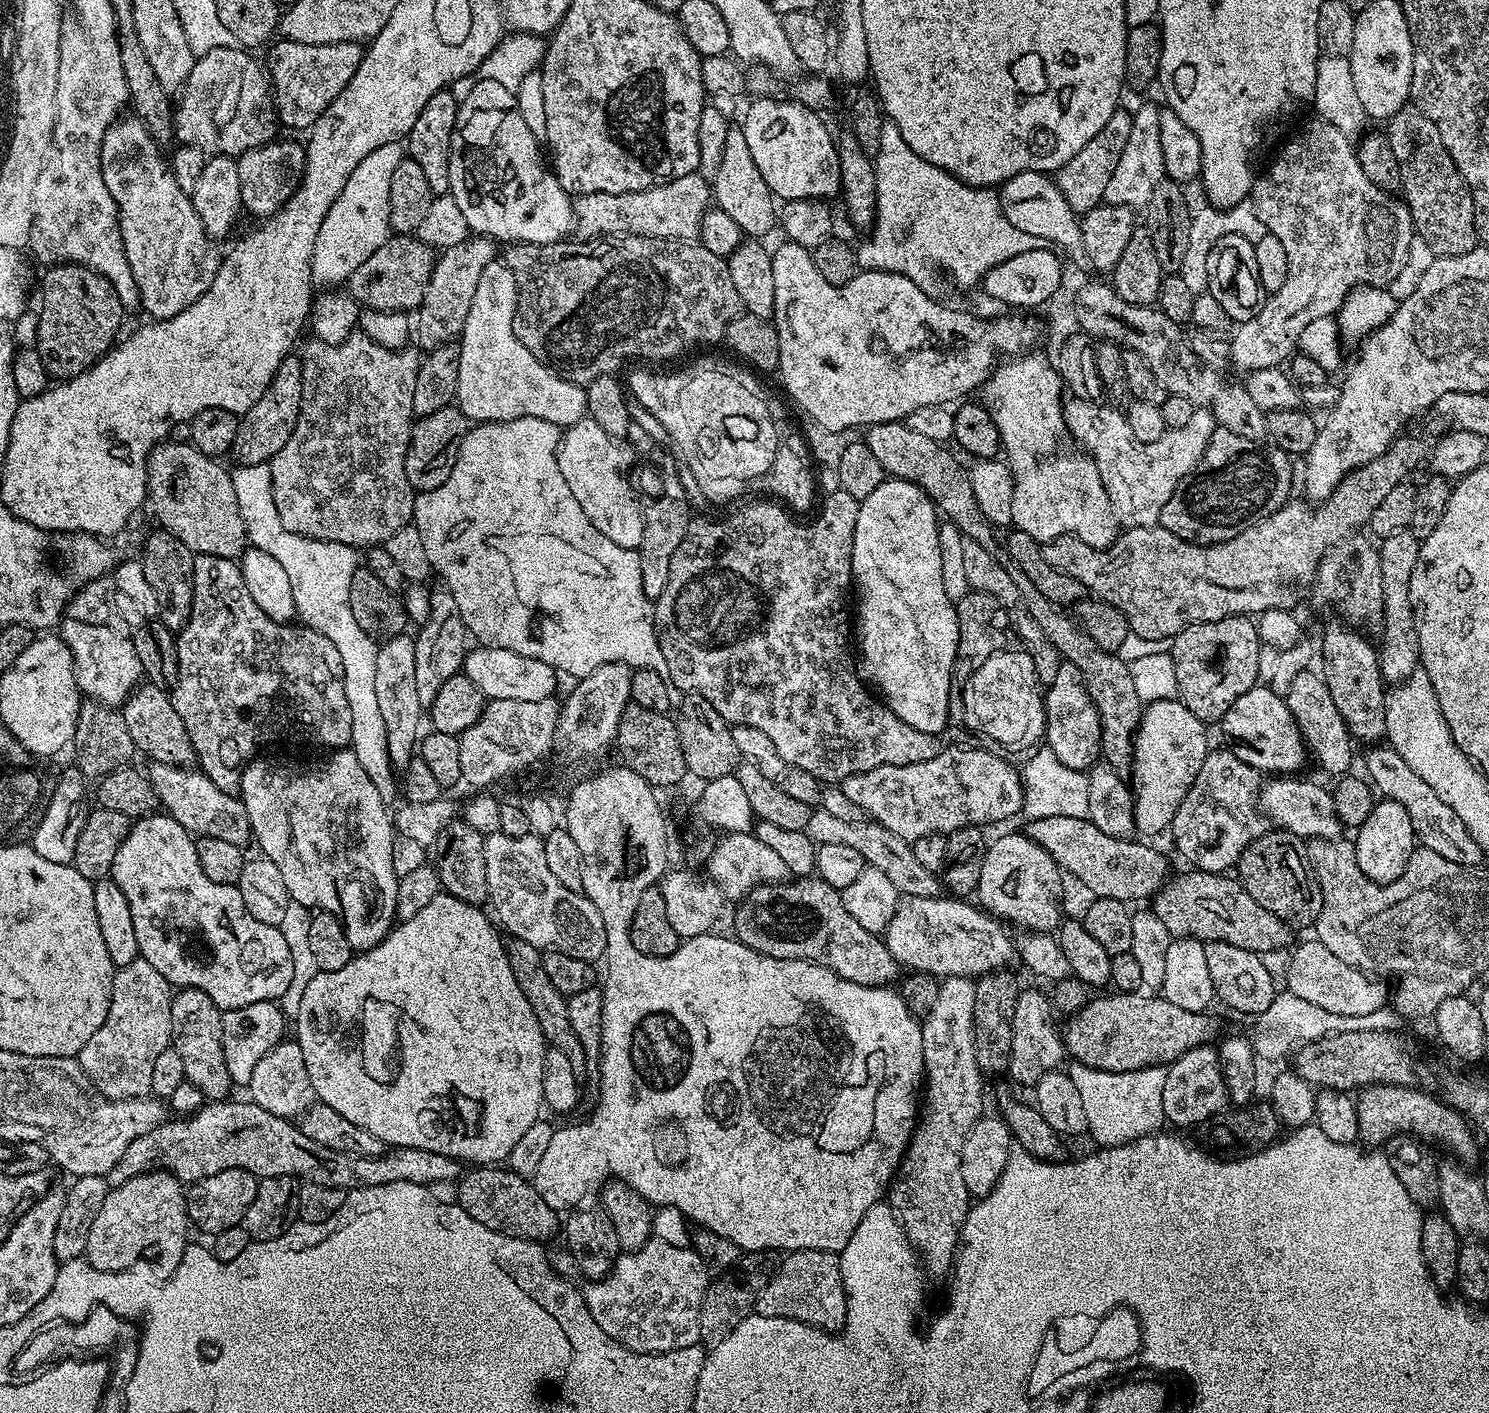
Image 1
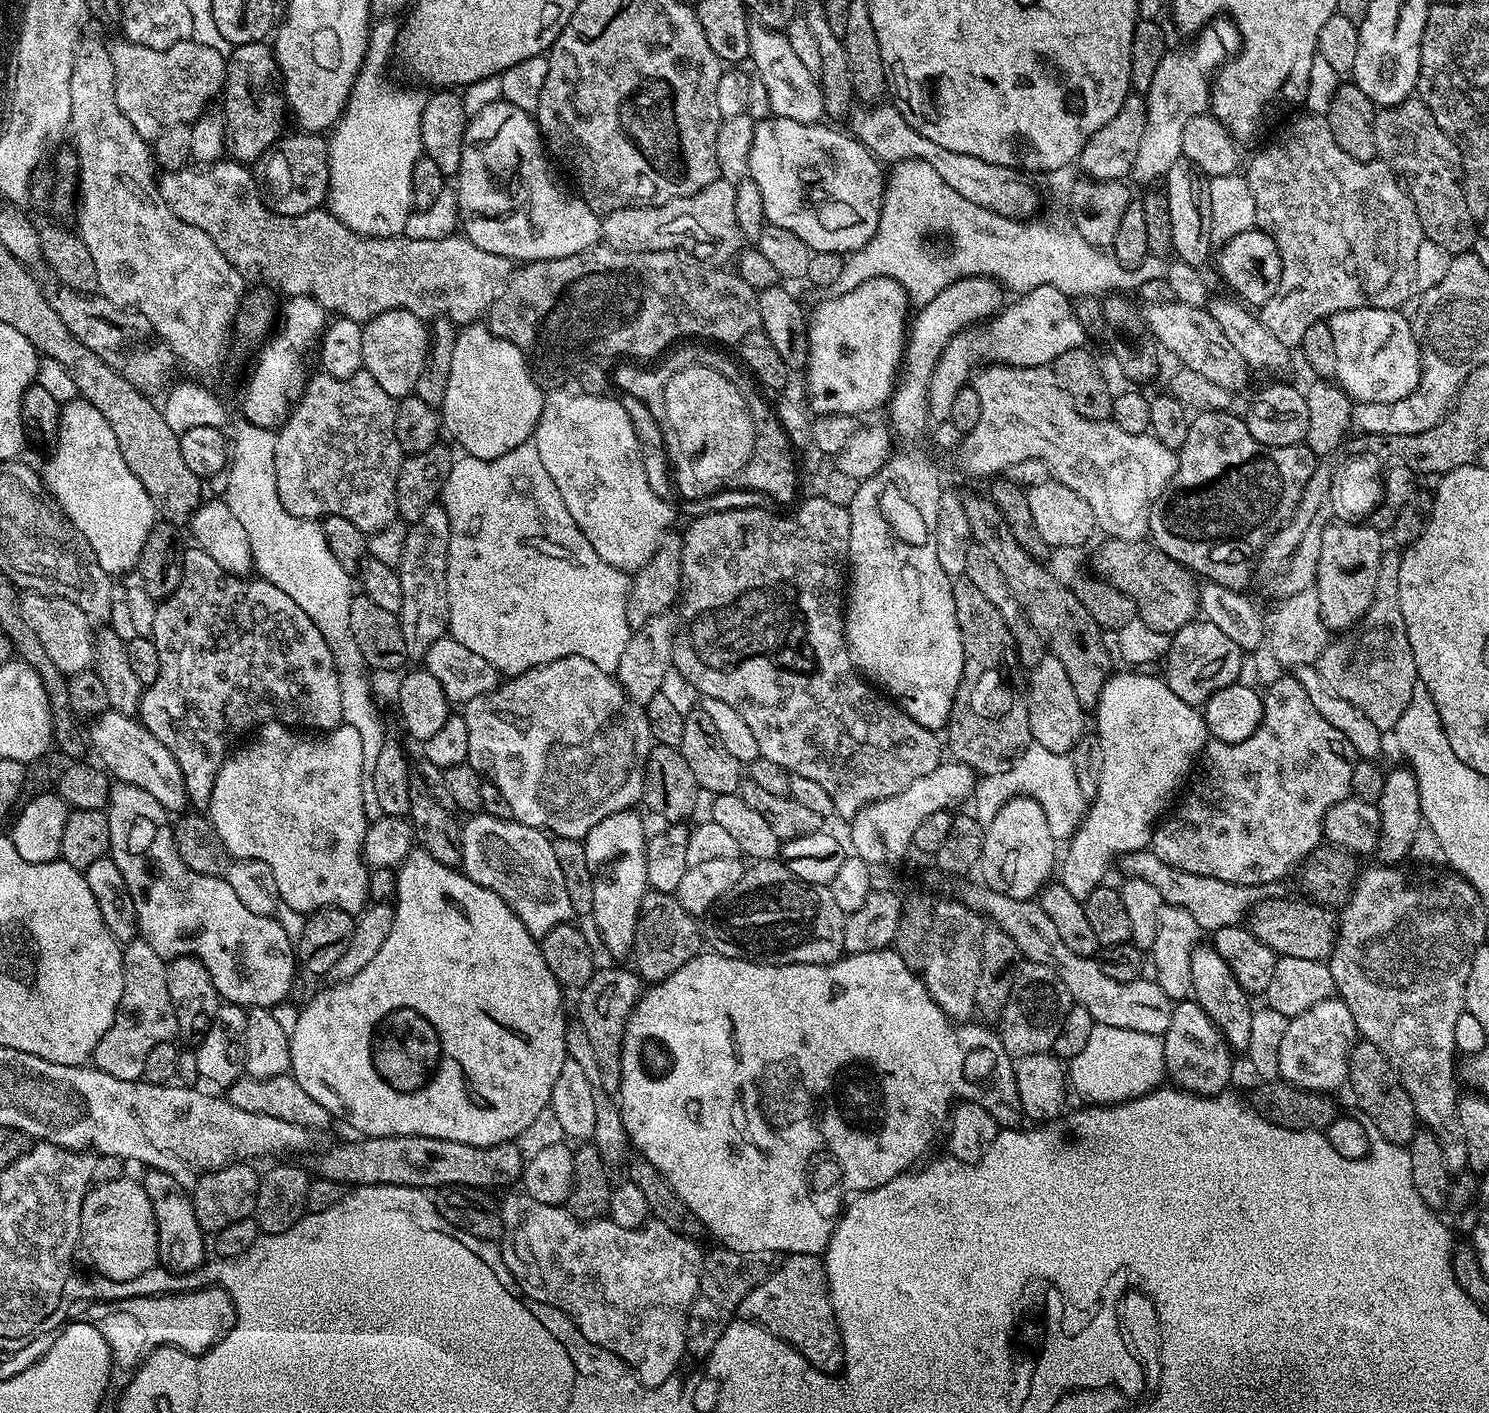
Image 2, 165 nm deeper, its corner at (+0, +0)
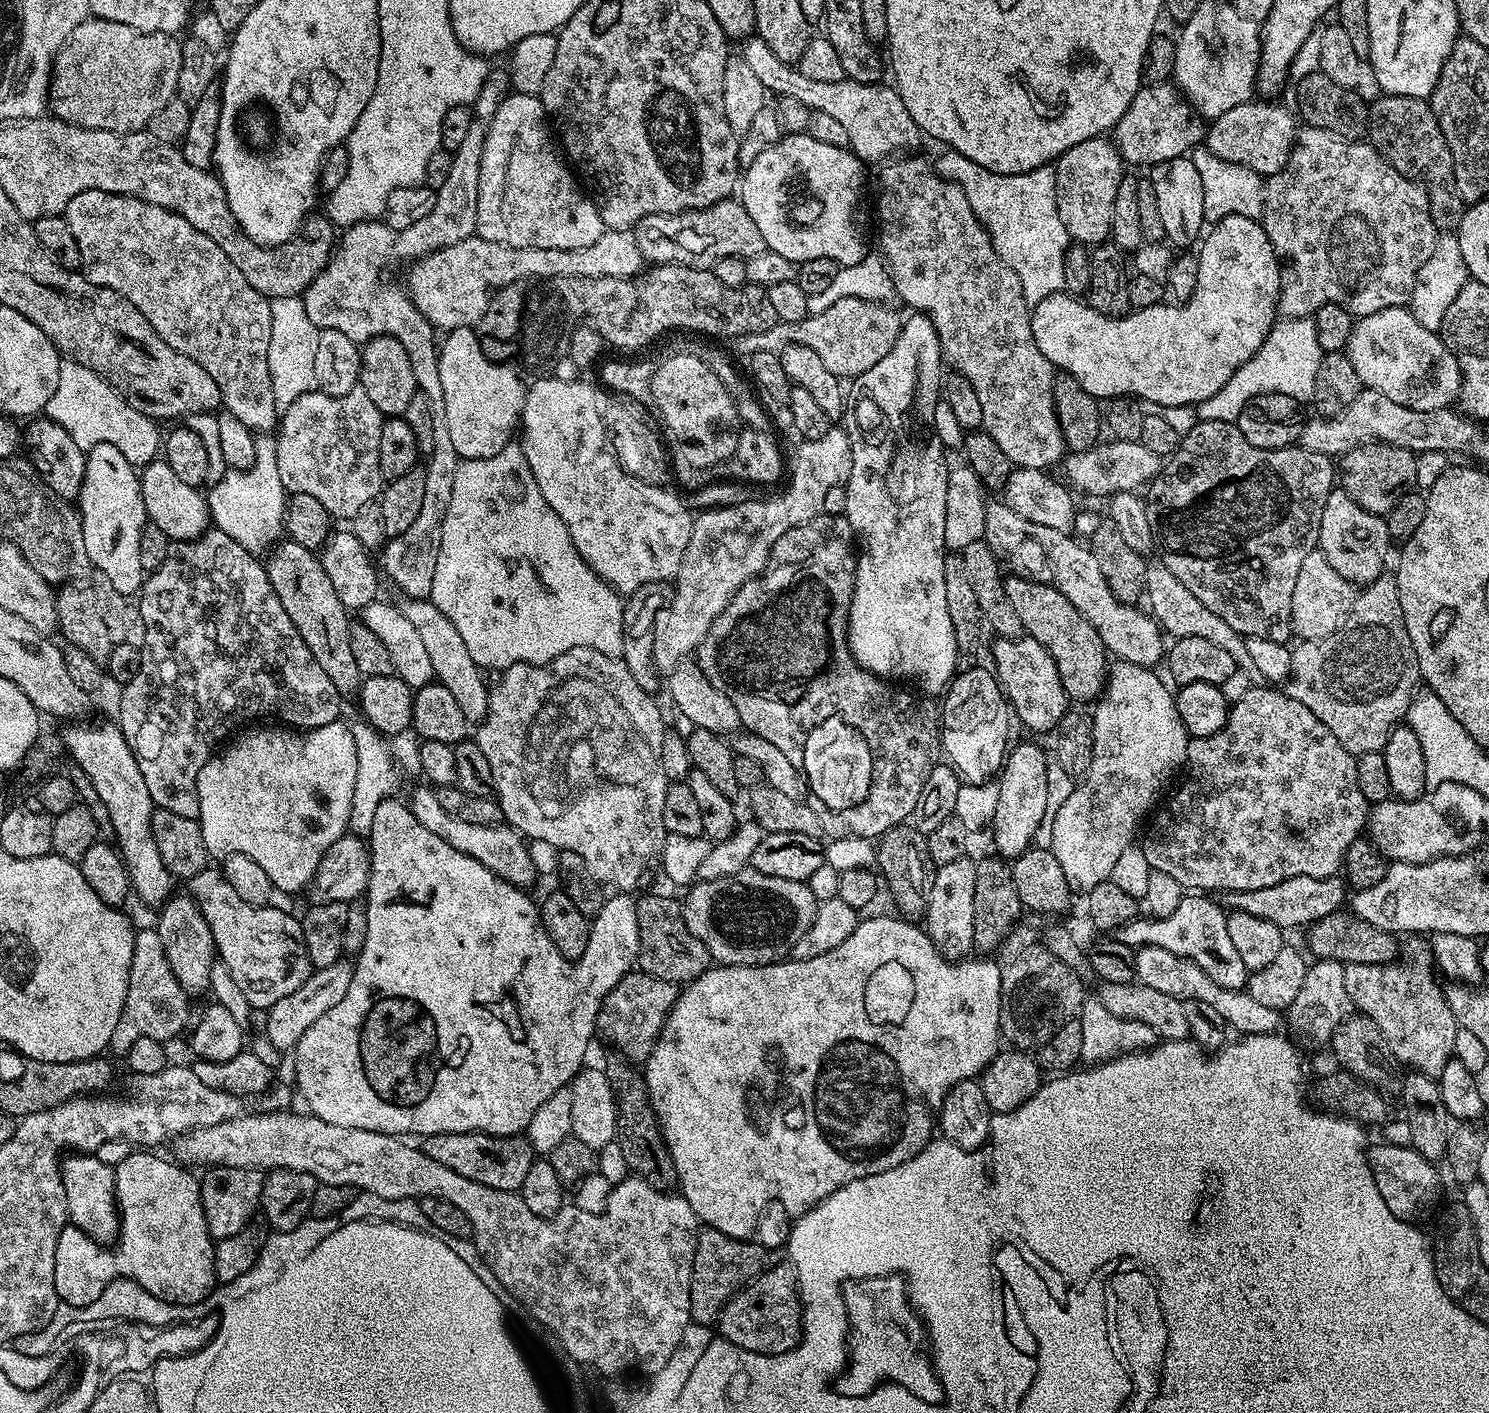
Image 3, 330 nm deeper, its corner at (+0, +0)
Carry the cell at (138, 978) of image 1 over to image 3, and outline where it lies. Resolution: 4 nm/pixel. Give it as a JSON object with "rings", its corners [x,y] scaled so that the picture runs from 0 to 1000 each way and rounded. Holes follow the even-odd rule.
{"rings":[[[95,656],[90,664],[90,678],[87,682],[86,703],[82,720],[75,732],[75,744],[85,746],[87,740],[90,740],[90,737],[93,737],[93,735],[96,733],[108,737],[117,735],[124,727],[127,727],[126,711],[128,706],[122,701],[117,686],[114,686],[114,681],[111,681],[109,664],[106,664],[104,656]]]}

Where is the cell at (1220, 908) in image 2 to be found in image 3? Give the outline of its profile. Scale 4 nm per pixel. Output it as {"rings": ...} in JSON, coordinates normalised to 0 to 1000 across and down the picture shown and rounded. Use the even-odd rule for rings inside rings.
{"rings":[[[899,619],[891,621],[880,621],[872,620],[860,624],[858,627],[852,627],[850,630],[842,631],[823,631],[821,634],[823,643],[842,647],[842,650],[850,650],[850,653],[856,653],[856,655],[863,658],[867,657],[878,657],[884,654],[888,650],[901,645],[904,626]]]}

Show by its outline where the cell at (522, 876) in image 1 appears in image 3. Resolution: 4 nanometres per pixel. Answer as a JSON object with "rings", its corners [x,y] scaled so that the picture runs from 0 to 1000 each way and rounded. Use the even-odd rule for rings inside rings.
{"rings":[[[284,557],[277,559],[275,571],[277,577],[281,579],[281,582],[286,585],[286,587],[294,590],[297,596],[302,596],[305,602],[309,602],[310,604],[316,604],[316,607],[324,610],[324,613],[329,615],[335,623],[339,623],[341,626],[347,626],[347,628],[355,628],[355,625],[360,620],[360,611],[357,609],[357,604],[355,604],[354,599],[355,598],[353,592],[338,582],[329,585],[318,585],[316,582],[310,582],[308,579],[302,579],[302,576],[300,576],[300,573],[297,573],[297,570],[294,568],[293,558]]]}

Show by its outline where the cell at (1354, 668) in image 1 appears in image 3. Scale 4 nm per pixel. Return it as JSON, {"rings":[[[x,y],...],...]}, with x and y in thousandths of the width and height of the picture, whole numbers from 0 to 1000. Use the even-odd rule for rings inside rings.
{"rings":[[[895,347],[893,352],[891,352],[885,388],[901,409],[911,415],[922,413],[926,408],[930,407],[929,396],[932,393],[932,385],[934,380],[930,366],[915,361],[915,358],[901,347]]]}

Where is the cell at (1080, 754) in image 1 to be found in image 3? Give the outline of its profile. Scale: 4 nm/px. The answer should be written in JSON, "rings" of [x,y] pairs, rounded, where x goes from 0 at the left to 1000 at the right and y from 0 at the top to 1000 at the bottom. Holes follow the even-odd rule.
{"rings":[[[688,449],[684,453],[667,452],[666,472],[682,509],[683,507],[692,517],[706,519],[709,512],[719,502],[711,471],[702,457],[694,451]]]}

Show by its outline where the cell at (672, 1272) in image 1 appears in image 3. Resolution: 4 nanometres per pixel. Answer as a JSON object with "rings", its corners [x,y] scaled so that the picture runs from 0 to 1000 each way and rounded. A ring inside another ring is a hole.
{"rings":[[[179,786],[176,787],[176,790],[163,788],[156,793],[146,794],[146,797],[130,798],[129,800],[118,805],[118,815],[122,818],[120,820],[126,825],[137,824],[136,825],[174,827],[175,828],[194,827],[195,828],[203,828],[206,831],[208,831],[214,837],[235,839],[242,844],[248,844],[257,849],[281,851],[287,846],[293,846],[300,851],[305,851],[305,854],[308,854],[308,856],[310,856],[310,859],[313,859],[313,862],[316,862],[317,866],[316,877],[322,878],[322,887],[330,895],[331,898],[333,899],[333,902],[336,903],[336,905],[338,906],[338,908],[341,909],[342,912],[344,912],[344,914],[347,914],[347,917],[349,917],[349,919],[352,920],[355,926],[357,926],[360,931],[363,932],[363,934],[367,935],[371,940],[373,941],[373,943],[375,943],[376,946],[378,946],[379,951],[381,952],[381,954],[383,955],[384,958],[386,958],[387,960],[402,966],[406,975],[414,974],[416,971],[430,971],[433,975],[437,975],[440,971],[445,970],[445,967],[447,967],[447,964],[450,964],[450,958],[453,958],[458,944],[461,941],[465,933],[463,930],[463,902],[465,901],[466,885],[467,884],[469,864],[463,851],[461,851],[459,845],[452,845],[451,843],[445,844],[439,839],[437,839],[437,837],[434,837],[430,834],[429,832],[424,831],[412,840],[408,849],[408,855],[404,859],[394,859],[394,856],[390,855],[379,854],[377,854],[374,861],[367,863],[367,862],[361,862],[361,859],[358,859],[353,854],[351,846],[340,844],[340,842],[332,842],[329,839],[324,839],[316,834],[310,834],[310,831],[305,831],[305,828],[302,828],[300,825],[297,825],[297,822],[291,822],[291,820],[289,820],[281,812],[276,812],[274,808],[272,808],[269,805],[260,804],[256,801],[249,801],[248,800],[238,800],[232,797],[224,797],[222,794],[216,794],[213,790],[205,788],[203,786],[202,786],[203,788],[196,786]]]}

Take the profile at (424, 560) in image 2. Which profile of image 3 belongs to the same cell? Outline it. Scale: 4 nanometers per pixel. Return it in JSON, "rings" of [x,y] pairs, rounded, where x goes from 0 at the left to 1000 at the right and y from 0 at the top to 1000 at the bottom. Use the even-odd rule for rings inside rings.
{"rings":[[[328,50],[318,74],[316,93],[308,103],[308,106],[304,108],[302,123],[300,129],[297,129],[297,132],[293,134],[291,149],[289,149],[286,154],[278,157],[278,160],[273,160],[273,163],[265,163],[257,155],[240,157],[237,161],[230,162],[227,175],[224,178],[220,188],[212,195],[211,200],[208,200],[203,208],[206,222],[214,233],[227,234],[227,236],[232,236],[232,239],[242,245],[255,238],[267,240],[275,251],[280,275],[285,280],[286,285],[289,285],[289,290],[291,290],[291,316],[286,323],[286,350],[283,361],[273,374],[273,378],[263,380],[257,389],[257,407],[263,408],[264,412],[272,419],[271,421],[278,425],[286,425],[290,420],[291,401],[294,401],[297,384],[297,369],[300,367],[300,358],[302,358],[305,335],[310,324],[305,318],[305,313],[302,313],[302,301],[300,301],[293,236],[290,229],[278,217],[273,203],[269,202],[268,204],[263,199],[263,195],[268,187],[279,185],[283,181],[300,174],[305,174],[305,171],[310,171],[319,165],[321,157],[321,123],[324,119],[324,106],[328,87],[342,65],[340,50]]]}

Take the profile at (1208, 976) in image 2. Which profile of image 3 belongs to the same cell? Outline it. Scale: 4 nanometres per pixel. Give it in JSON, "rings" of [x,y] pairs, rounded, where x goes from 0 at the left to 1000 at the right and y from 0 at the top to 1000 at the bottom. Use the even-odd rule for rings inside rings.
{"rings":[[[796,633],[794,638],[791,638],[791,644],[788,644],[788,647],[771,651],[760,651],[756,653],[756,655],[749,657],[748,664],[764,672],[772,668],[786,672],[786,675],[791,675],[807,684],[807,686],[810,686],[810,689],[813,689],[818,698],[823,701],[833,701],[837,697],[839,689],[826,665],[823,643],[814,637],[816,636],[809,633]]]}

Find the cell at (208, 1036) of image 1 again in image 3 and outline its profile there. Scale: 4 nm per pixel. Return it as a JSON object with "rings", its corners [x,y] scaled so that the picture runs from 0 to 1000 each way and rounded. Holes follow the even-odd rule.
{"rings":[[[116,633],[110,638],[107,643],[107,649],[103,652],[106,664],[109,664],[109,669],[111,672],[111,681],[114,681],[114,686],[120,692],[122,701],[127,706],[132,706],[140,701],[142,684],[146,681],[144,661],[141,661],[141,655],[128,633]]]}

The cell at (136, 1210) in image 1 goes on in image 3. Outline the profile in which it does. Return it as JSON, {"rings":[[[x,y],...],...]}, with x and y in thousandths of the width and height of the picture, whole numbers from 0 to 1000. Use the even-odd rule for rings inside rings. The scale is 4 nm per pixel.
{"rings":[[[46,817],[41,820],[40,830],[44,842],[47,866],[66,881],[75,881],[81,873],[81,857],[78,851],[77,826],[66,822],[64,817]]]}

